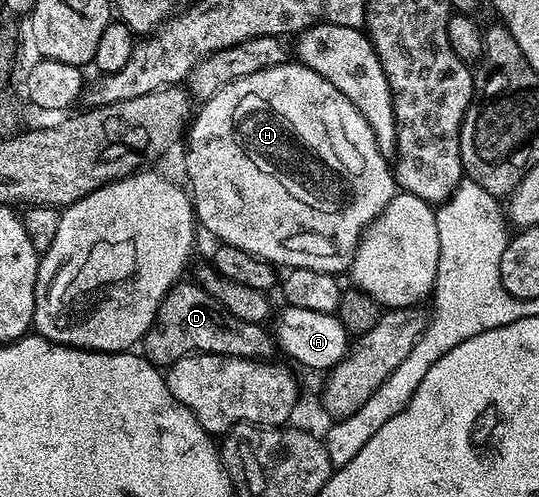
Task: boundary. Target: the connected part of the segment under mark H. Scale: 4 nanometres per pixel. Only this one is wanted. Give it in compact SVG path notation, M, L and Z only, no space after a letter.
M297 60L282 62L279 66L265 68L261 72L253 72L253 76L241 76L241 80L233 80L233 84L225 84L221 92L213 95L208 102L198 107L197 113L189 123L185 134L187 142L187 178L191 181L190 193L193 195L195 217L198 225L203 226L225 245L232 245L242 252L252 254L270 262L275 268L309 268L317 272L325 272L336 276L342 275L355 259L355 249L359 247L359 239L371 222L397 193L397 183L392 163L388 155L381 152L377 140L373 136L373 128L369 128L369 120L357 112L357 108L349 101L349 96L341 96L325 76L317 76L313 68L303 66Z

